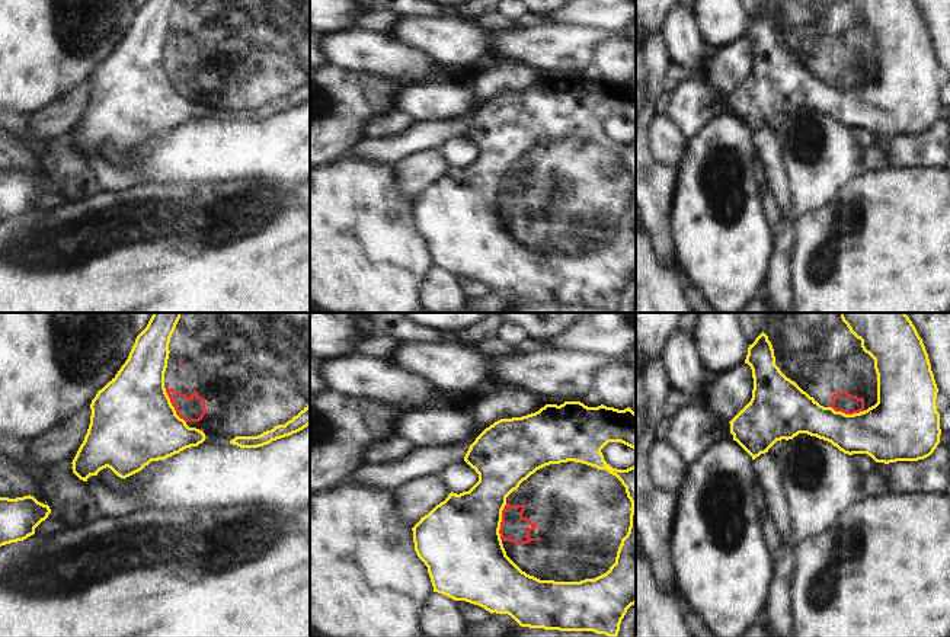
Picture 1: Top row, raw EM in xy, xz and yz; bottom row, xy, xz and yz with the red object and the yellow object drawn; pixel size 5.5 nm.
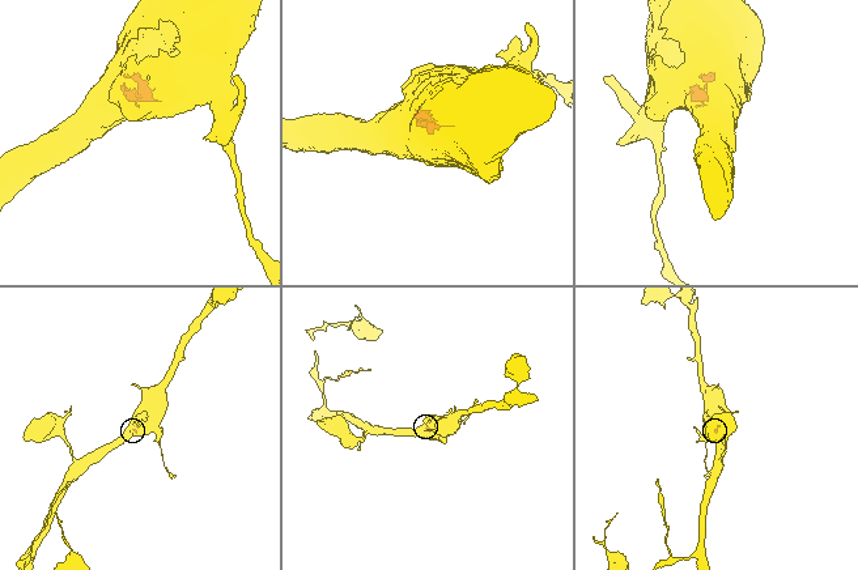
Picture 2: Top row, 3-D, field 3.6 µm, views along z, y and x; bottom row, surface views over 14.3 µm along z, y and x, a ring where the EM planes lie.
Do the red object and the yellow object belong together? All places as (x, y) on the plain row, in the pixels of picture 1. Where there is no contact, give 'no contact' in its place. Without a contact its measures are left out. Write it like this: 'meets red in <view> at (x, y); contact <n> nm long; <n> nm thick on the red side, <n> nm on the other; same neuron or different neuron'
meets red in xz at (501, 197); contact 220 nm long; 160 nm thick on the red side, 440 nm on the other; same neuron

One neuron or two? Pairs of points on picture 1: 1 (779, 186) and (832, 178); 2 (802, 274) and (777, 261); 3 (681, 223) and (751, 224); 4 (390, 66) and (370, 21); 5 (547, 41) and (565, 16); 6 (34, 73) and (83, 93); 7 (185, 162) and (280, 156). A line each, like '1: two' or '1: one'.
1: two
2: two
3: one
4: two
5: two
6: two
7: one

